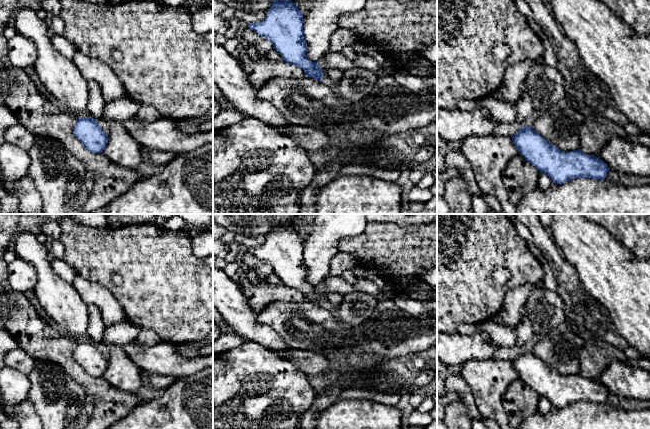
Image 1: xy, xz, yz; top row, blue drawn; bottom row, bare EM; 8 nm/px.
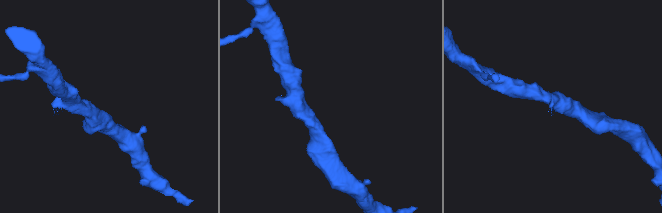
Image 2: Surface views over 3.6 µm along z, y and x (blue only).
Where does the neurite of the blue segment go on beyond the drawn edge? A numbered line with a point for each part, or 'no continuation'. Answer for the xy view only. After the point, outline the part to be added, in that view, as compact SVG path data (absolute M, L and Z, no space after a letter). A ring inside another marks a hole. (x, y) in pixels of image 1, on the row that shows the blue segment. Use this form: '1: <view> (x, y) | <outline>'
no continuation

